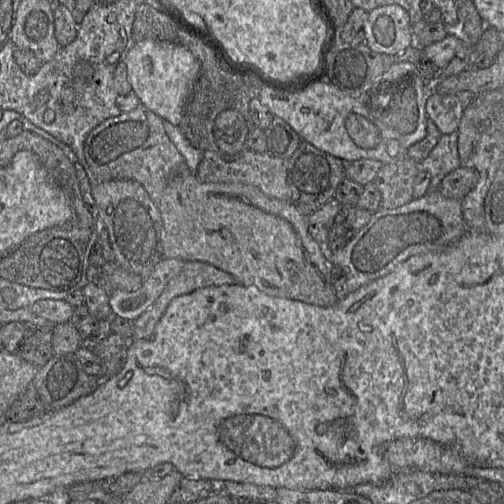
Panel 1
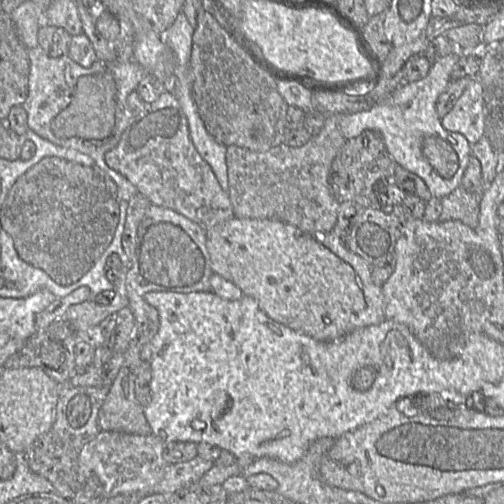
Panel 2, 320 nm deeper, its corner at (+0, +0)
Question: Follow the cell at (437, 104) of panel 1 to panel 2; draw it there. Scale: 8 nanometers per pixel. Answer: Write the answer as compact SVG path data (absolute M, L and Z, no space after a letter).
M472 78L450 112L441 118L441 124L475 144L484 135L484 119L483 85L477 78Z

